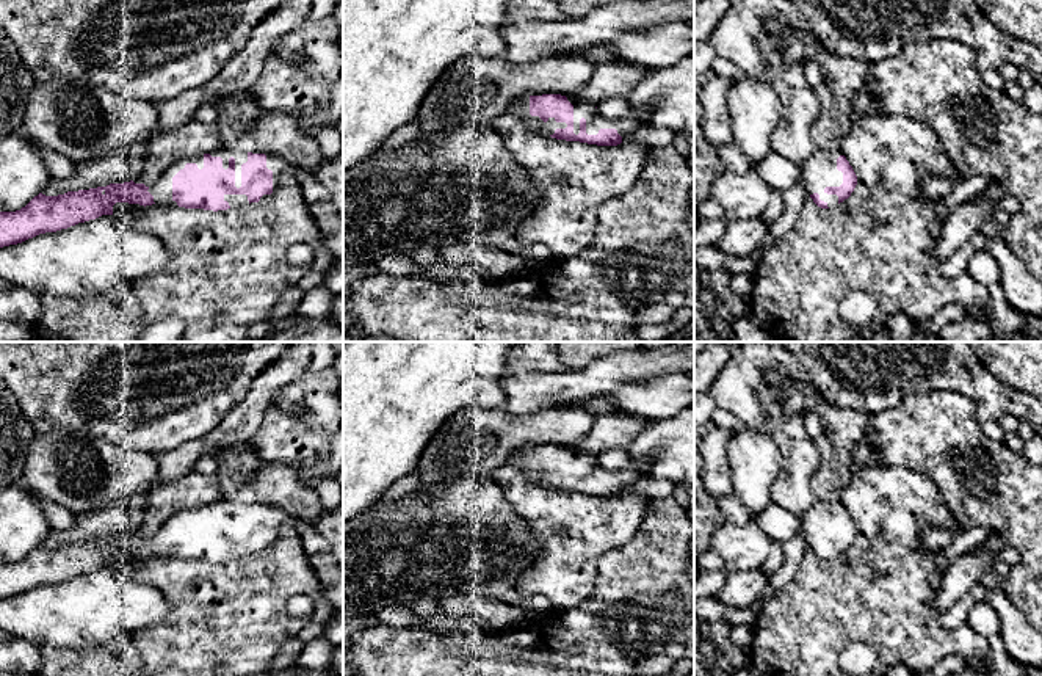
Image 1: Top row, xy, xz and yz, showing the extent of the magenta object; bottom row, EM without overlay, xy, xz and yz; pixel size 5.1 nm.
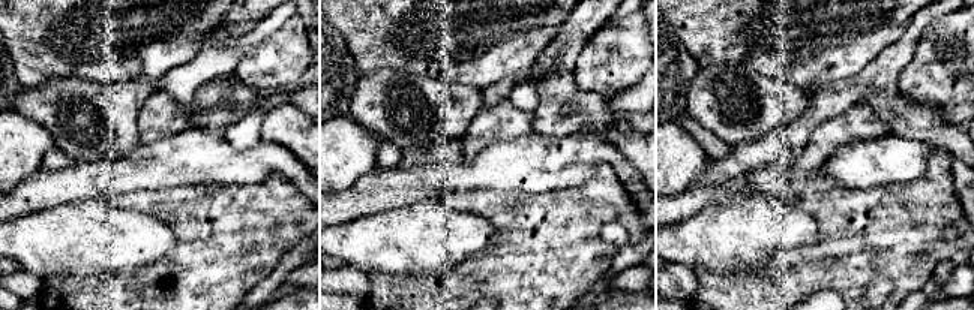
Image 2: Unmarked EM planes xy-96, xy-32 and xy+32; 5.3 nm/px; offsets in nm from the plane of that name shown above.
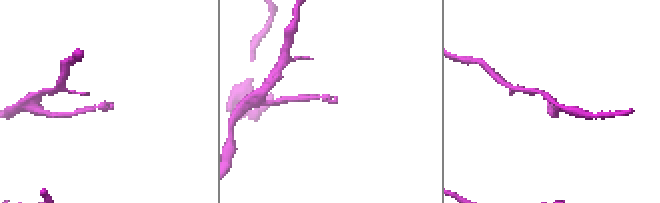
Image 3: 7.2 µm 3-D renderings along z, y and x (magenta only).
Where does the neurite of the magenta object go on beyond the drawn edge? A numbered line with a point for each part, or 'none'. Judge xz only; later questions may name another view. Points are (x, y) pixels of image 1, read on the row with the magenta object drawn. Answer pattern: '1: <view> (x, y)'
1: xz (633, 119)

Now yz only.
1: yz (818, 171)

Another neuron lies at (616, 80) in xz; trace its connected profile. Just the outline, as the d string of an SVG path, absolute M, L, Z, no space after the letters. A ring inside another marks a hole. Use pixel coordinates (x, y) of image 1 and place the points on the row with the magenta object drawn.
M622 63L595 64L592 78L577 93L566 97L578 99L592 107L597 107L603 97L627 99L636 82L642 77L644 69Z

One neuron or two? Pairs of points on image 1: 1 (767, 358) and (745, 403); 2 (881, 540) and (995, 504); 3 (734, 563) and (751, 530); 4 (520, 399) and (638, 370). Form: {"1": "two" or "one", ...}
{"1": "one", "2": "two", "3": "one", "4": "one"}

